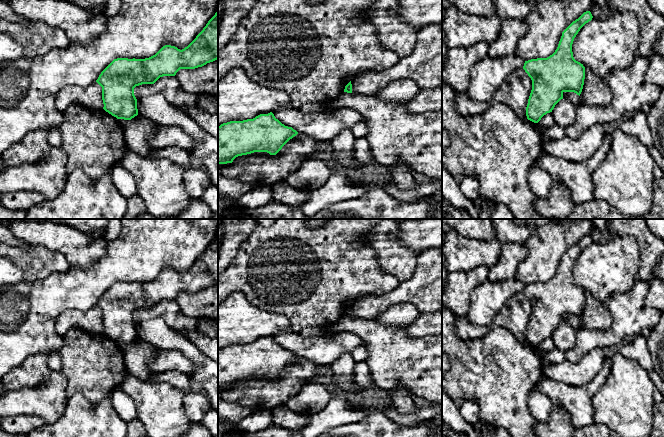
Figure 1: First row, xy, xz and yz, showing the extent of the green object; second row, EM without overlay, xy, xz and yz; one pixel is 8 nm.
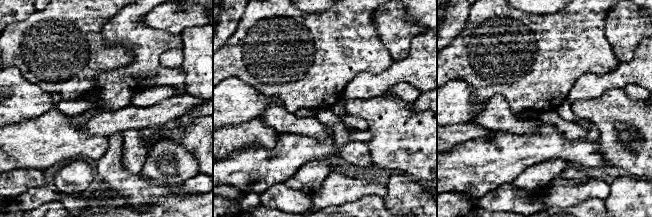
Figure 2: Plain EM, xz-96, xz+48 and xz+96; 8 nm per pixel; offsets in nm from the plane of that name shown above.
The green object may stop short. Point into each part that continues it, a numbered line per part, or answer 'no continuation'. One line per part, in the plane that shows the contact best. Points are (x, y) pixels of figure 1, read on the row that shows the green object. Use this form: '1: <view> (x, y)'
no continuation

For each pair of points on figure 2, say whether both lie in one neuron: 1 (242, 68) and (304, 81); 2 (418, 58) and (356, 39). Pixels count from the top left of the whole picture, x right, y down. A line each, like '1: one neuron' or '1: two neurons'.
1: one neuron
2: two neurons

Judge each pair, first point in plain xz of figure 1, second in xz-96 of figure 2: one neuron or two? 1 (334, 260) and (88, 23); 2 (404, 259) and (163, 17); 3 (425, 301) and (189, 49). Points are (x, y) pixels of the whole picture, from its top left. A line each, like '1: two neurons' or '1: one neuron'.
1: one neuron
2: two neurons
3: one neuron

